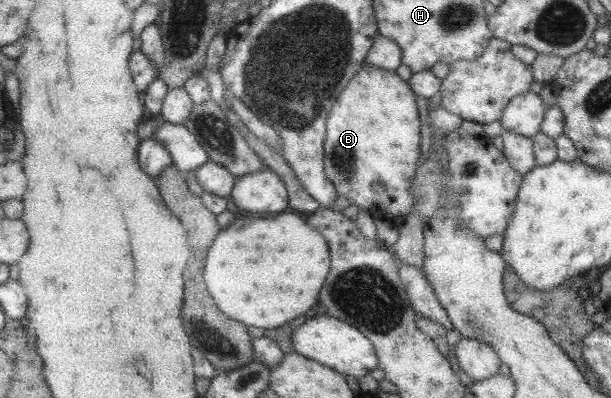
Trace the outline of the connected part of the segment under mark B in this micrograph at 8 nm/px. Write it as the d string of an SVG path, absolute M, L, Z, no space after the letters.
M364 62L341 91L331 113L327 117L324 140L325 176L333 183L338 196L347 198L358 210L370 212L375 219L391 218L394 221L406 218L413 210L412 182L417 174L421 158L421 120L416 94L393 70L383 70Z

